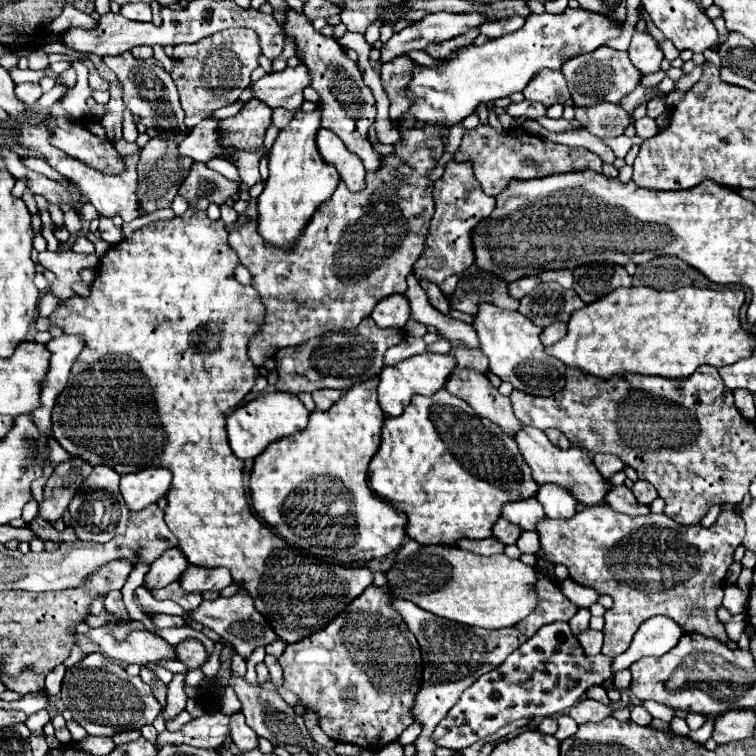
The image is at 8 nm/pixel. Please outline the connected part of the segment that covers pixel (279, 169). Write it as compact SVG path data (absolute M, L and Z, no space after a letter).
M319 108L311 112L297 112L293 120L279 130L275 144L269 152L269 180L265 182L265 190L259 196L259 234L271 242L273 246L289 248L295 236L303 232L313 212L327 202L337 184L339 174L331 164L319 156L315 136L321 130L319 124Z

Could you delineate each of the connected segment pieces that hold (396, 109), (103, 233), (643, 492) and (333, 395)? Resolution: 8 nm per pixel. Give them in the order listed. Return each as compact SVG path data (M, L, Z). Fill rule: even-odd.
M399 56L387 64L381 66L381 80L383 80L383 88L389 96L391 102L391 118L399 120L403 116L403 112L409 110L409 100L405 96L405 88L411 80L411 68L413 68L413 60Z
M101 216L99 218L99 236L113 246L113 244L117 244L117 242L123 240L123 228L115 226L109 218L103 218Z
M637 480L637 482L633 484L631 492L633 492L633 496L635 496L641 504L651 504L651 502L657 498L657 490L655 490L653 484L647 482L647 480Z
M319 390L319 392L313 392L313 400L319 410L329 410L341 398L341 394L343 392L339 390Z

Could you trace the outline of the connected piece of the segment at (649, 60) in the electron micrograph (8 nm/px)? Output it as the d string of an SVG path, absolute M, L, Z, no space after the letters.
M635 32L631 46L629 46L629 58L643 74L657 72L663 60L663 50L659 48L657 40L649 36L647 32Z

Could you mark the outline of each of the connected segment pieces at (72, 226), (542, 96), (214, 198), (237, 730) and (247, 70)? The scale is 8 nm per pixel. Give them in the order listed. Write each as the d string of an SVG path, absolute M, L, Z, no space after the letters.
M61 201L59 207L64 213L64 226L71 235L78 235L82 228L82 219L80 216L66 201Z
M543 70L543 72L535 74L529 80L523 94L527 100L541 102L547 108L557 104L557 102L563 104L571 98L569 90L567 90L567 82L559 70Z
M195 162L189 176L179 188L179 194L187 200L189 208L195 212L205 212L209 204L225 204L227 198L239 192L239 182L227 180L219 172L207 168L203 162Z
M241 712L231 714L231 740L241 752L257 748L257 734L247 726L245 716Z
M229 28L195 44L175 46L171 78L175 80L175 86L181 96L185 124L193 128L201 120L211 118L215 110L237 102L241 92L251 84L251 72L259 66L259 54L259 38L249 28Z

